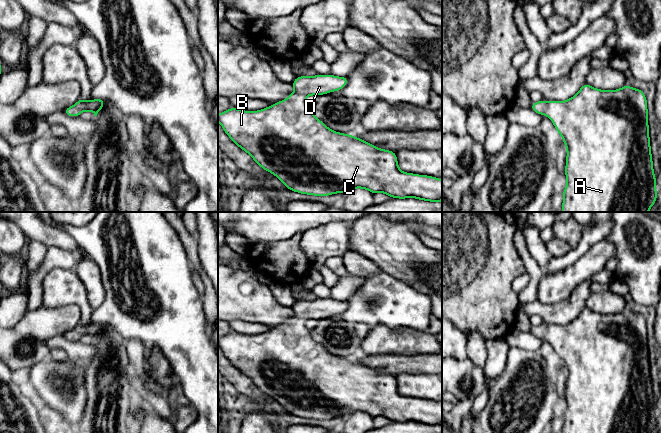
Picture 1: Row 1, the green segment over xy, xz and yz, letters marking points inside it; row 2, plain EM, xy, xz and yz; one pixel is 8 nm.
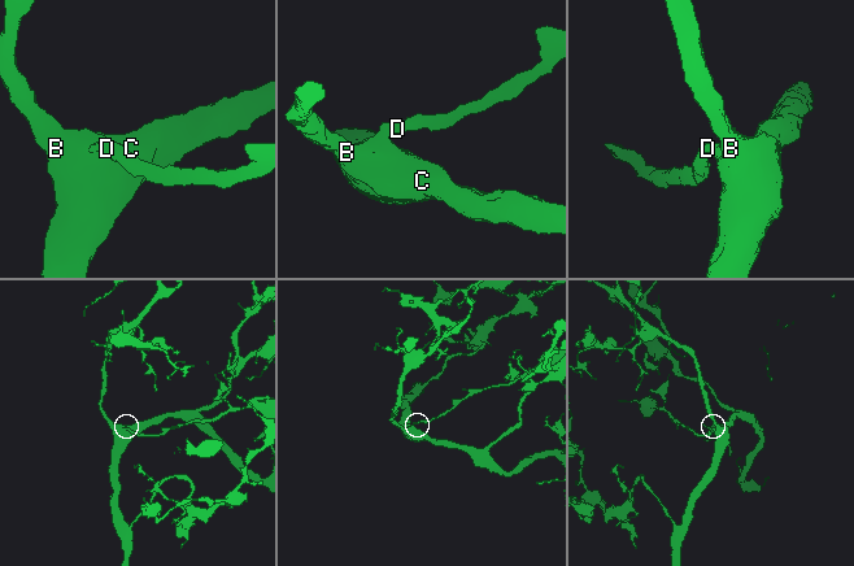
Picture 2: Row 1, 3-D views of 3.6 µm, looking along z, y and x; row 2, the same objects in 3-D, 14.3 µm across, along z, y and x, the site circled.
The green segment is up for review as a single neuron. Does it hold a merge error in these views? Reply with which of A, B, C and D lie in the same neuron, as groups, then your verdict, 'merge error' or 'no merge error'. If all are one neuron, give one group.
groups A B C D; no merge error

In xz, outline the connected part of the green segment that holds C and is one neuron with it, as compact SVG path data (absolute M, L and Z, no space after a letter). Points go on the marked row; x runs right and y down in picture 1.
M317 74L313 77L296 77L292 83L295 91L285 100L259 111L243 111L232 107L218 114L218 121L237 146L250 154L260 167L274 174L291 191L314 196L329 196L335 193L345 195L352 189L362 188L367 189L372 194L385 193L391 198L406 199L412 197L430 202L442 201L442 180L439 178L405 173L398 167L396 152L379 149L351 134L335 132L314 116L310 106L305 101L305 97L340 91L347 83L348 76L337 77L331 74Z

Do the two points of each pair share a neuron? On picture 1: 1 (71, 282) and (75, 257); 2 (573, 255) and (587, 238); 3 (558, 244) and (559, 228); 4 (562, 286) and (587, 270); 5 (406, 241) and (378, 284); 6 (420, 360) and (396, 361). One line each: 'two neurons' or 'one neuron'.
1: two neurons
2: one neuron
3: two neurons
4: one neuron
5: two neurons
6: one neuron

